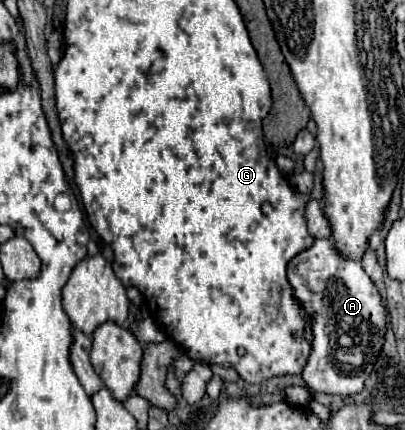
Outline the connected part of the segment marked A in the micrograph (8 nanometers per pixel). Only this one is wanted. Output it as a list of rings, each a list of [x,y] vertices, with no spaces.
[[[315,239],[315,243],[309,249],[297,253],[287,263],[287,279],[293,289],[293,299],[309,317],[311,353],[301,373],[303,381],[317,393],[341,397],[359,393],[365,387],[365,379],[373,371],[377,349],[383,349],[387,333],[387,311],[383,307],[383,297],[379,289],[367,277],[359,261],[343,261],[343,257],[339,257],[339,253],[331,249],[331,239]]]

